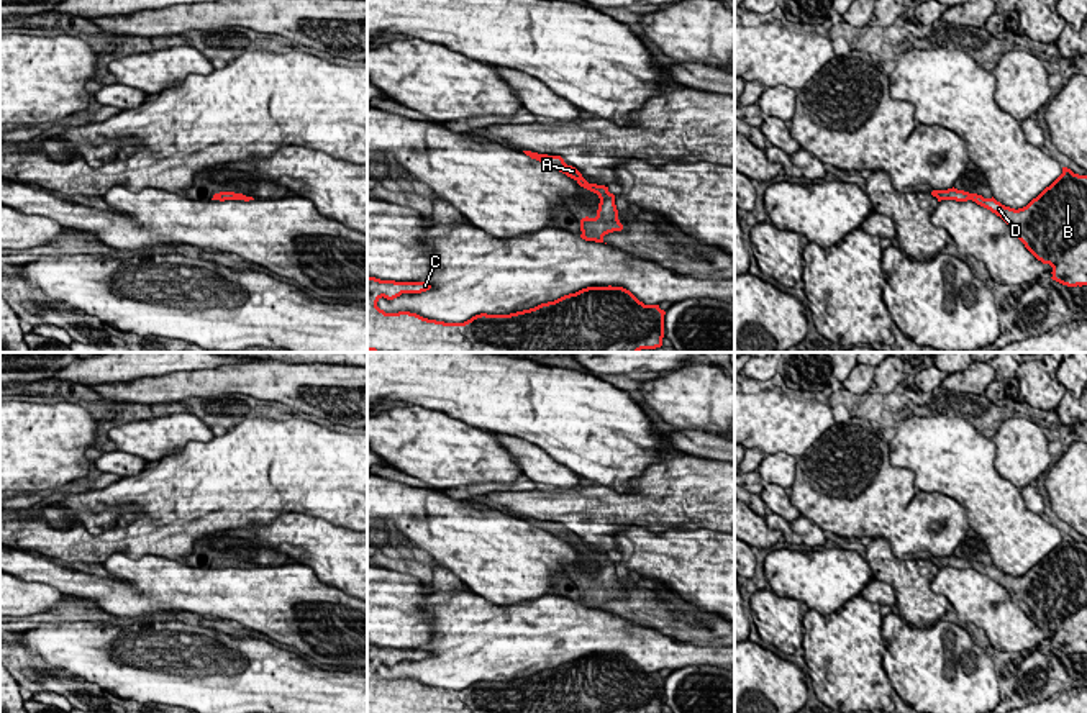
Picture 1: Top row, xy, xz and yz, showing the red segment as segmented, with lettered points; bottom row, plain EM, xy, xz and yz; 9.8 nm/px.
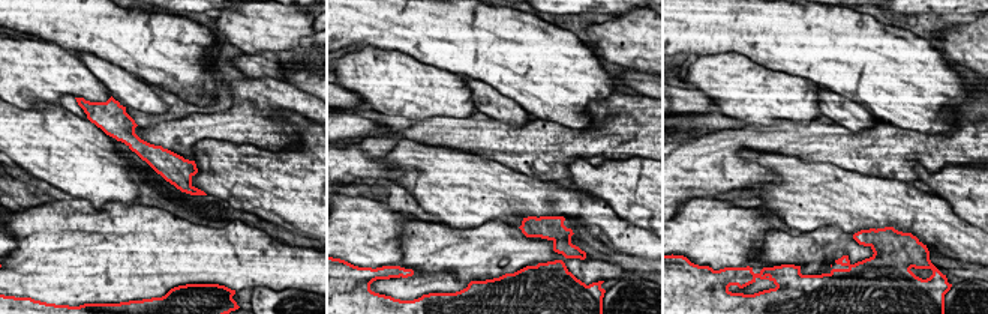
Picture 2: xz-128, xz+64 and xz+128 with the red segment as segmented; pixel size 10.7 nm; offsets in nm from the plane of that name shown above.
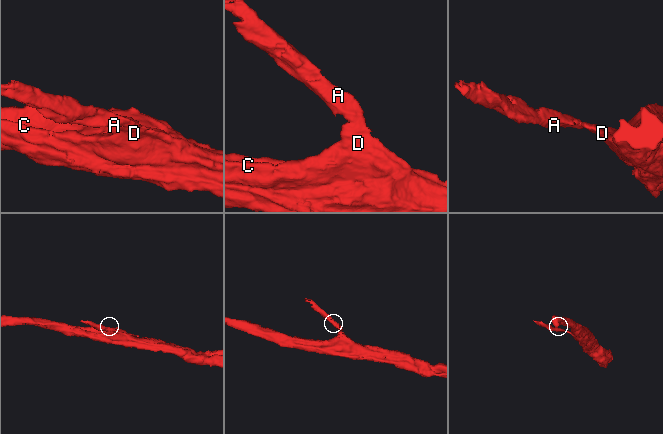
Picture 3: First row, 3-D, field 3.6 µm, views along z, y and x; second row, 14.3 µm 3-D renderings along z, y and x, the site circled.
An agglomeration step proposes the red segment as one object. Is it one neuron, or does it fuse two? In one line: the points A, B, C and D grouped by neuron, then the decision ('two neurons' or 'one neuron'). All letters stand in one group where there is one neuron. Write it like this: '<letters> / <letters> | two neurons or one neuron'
A B C D | one neuron

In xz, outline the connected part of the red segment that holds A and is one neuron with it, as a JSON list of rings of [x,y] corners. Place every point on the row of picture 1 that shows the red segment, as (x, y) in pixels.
[[[523,151],[523,152],[530,156],[531,159],[536,159],[539,162],[544,162],[554,167],[556,170],[574,179],[580,187],[598,195],[600,203],[598,203],[597,216],[595,218],[585,216],[580,220],[582,239],[605,243],[603,241],[605,234],[623,229],[623,225],[618,220],[615,195],[608,192],[608,187],[589,184],[582,177],[582,174],[575,167],[567,166],[561,156],[548,156],[548,154],[531,152],[531,151]]]

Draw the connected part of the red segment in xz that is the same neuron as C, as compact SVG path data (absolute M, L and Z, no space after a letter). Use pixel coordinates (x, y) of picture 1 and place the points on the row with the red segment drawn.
M367 277L367 351L372 352L639 352L662 346L664 315L659 305L644 305L623 287L587 287L534 308L510 313L480 313L464 323L444 323L423 318L416 313L385 313L377 307L384 297L393 300L402 293L430 290L428 282L395 282Z

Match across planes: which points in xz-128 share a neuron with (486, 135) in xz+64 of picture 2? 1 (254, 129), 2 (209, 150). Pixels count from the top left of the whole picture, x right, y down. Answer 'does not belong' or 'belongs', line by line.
1: belongs
2: does not belong

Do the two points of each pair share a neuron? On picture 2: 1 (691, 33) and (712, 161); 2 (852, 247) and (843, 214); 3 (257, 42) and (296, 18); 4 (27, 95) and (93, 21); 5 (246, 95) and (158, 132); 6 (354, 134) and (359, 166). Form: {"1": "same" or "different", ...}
{"1": "different", "2": "different", "3": "same", "4": "different", "5": "same", "6": "different"}

